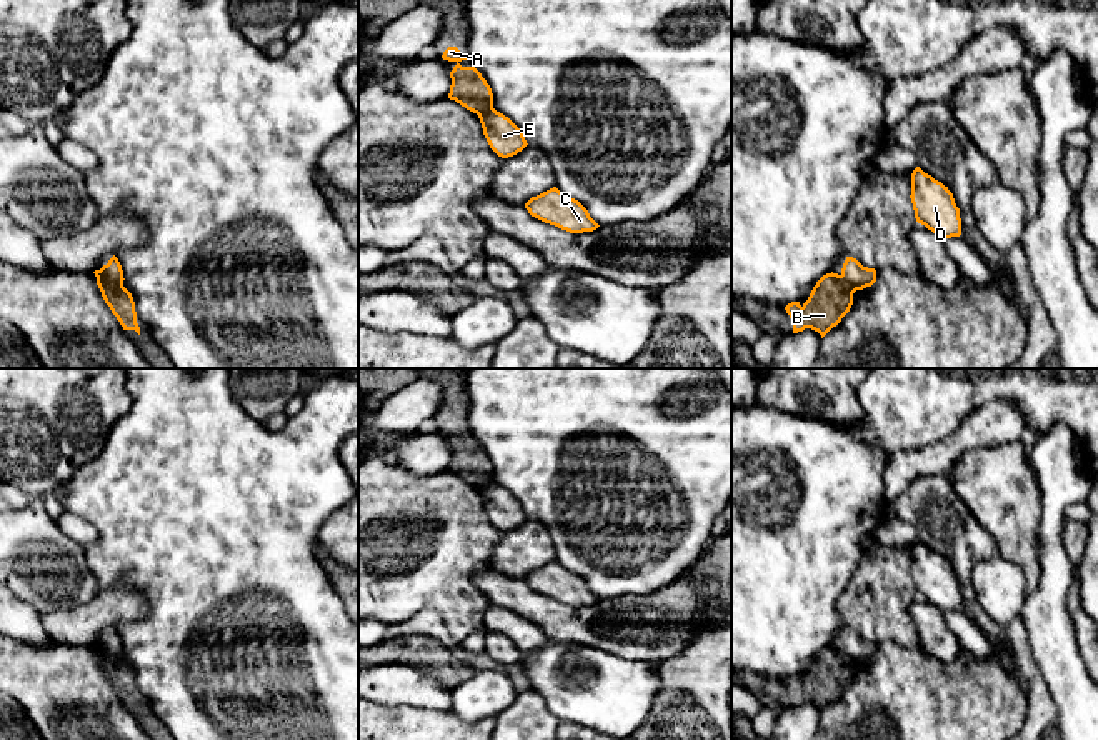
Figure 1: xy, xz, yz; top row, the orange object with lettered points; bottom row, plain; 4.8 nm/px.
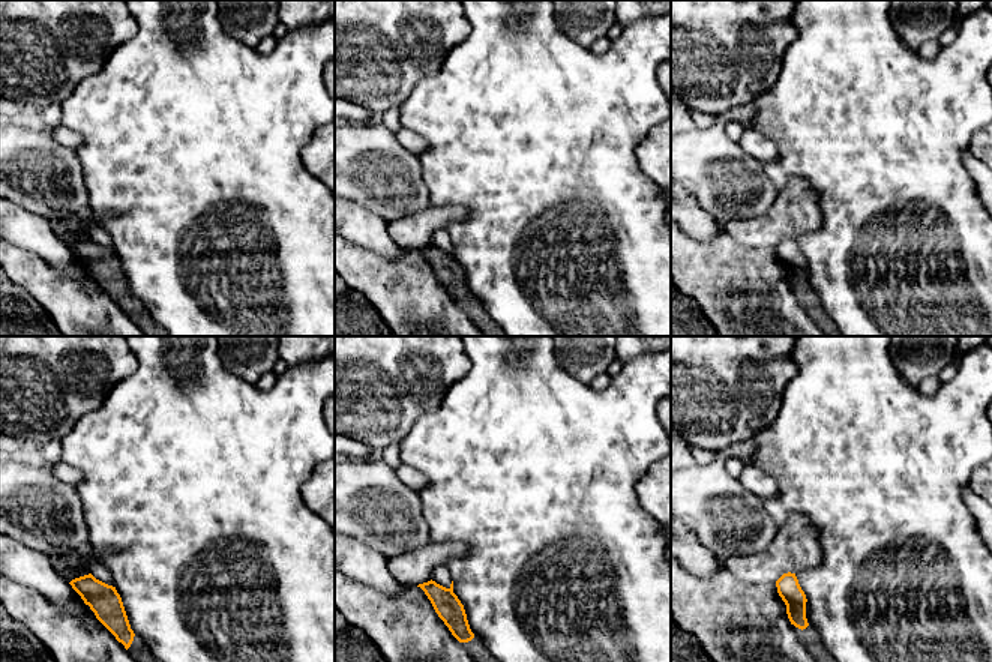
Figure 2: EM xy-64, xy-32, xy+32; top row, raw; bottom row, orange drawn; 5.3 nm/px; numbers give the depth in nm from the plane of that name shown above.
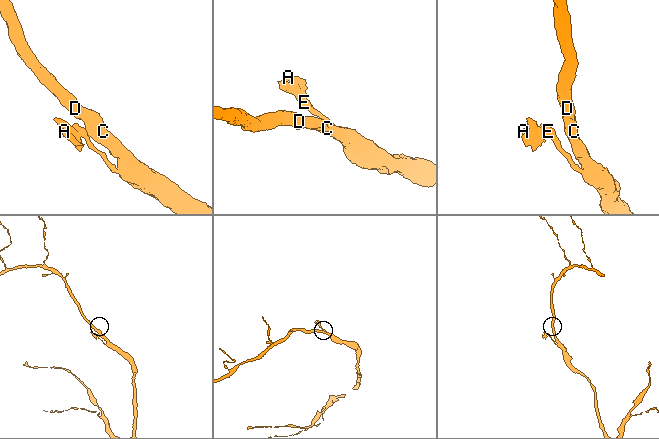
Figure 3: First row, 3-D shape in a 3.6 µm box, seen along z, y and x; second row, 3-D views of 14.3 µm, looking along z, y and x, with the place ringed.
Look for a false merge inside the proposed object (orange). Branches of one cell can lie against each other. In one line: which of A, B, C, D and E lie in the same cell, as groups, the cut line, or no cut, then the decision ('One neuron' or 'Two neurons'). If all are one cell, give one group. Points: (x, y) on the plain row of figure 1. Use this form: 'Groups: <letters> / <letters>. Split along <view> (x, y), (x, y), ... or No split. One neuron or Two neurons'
Groups: A B / C D E. Split along xy (99, 644), (122, 659). Two neurons

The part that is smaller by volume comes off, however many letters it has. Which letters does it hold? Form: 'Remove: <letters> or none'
Remove: A, B

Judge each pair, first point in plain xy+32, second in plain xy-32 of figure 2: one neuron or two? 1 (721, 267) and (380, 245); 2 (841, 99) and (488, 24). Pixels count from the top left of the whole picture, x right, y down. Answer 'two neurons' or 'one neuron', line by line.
1: two neurons
2: one neuron

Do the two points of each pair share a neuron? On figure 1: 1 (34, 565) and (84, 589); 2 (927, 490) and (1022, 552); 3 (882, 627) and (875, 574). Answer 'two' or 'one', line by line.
1: one
2: two
3: one

